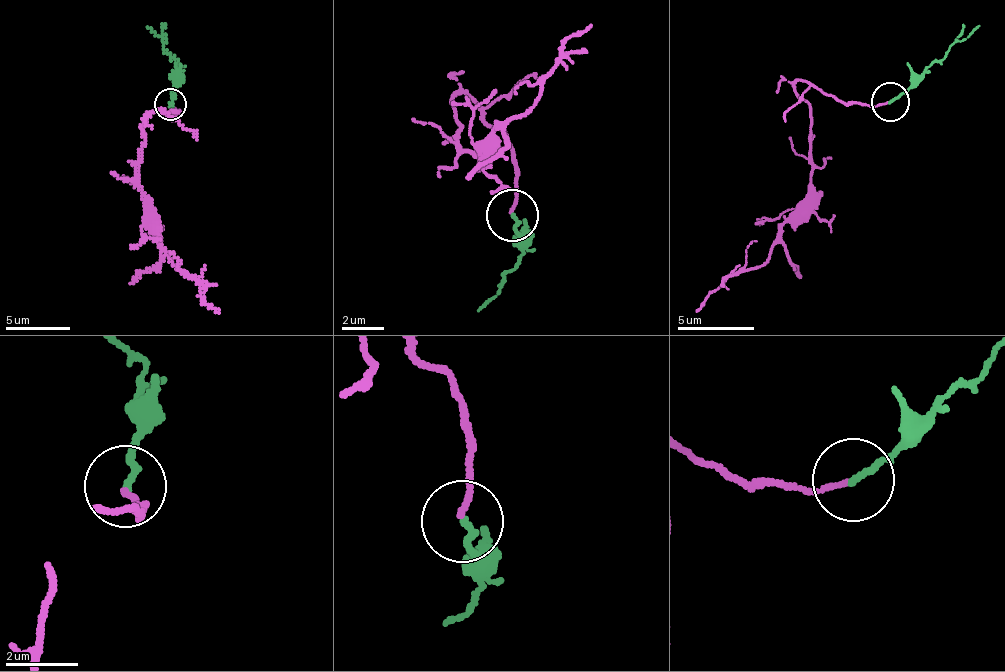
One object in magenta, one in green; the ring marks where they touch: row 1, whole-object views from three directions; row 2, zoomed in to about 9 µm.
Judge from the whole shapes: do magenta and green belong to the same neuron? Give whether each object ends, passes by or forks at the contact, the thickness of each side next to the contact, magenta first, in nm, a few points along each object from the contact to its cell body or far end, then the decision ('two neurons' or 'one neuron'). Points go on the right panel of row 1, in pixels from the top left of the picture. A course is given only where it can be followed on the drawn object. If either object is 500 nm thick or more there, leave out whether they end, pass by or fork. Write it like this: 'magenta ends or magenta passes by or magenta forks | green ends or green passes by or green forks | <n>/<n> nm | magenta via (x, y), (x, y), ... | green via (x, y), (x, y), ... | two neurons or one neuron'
magenta ends | green ends | 140/180 nm | magenta via (889, 100), (840, 103), (810, 82), (797, 83), (811, 121), (812, 192), (766, 261), (726, 275), (694, 312) | green via (889, 100), (932, 61), (979, 26) | one neuron

